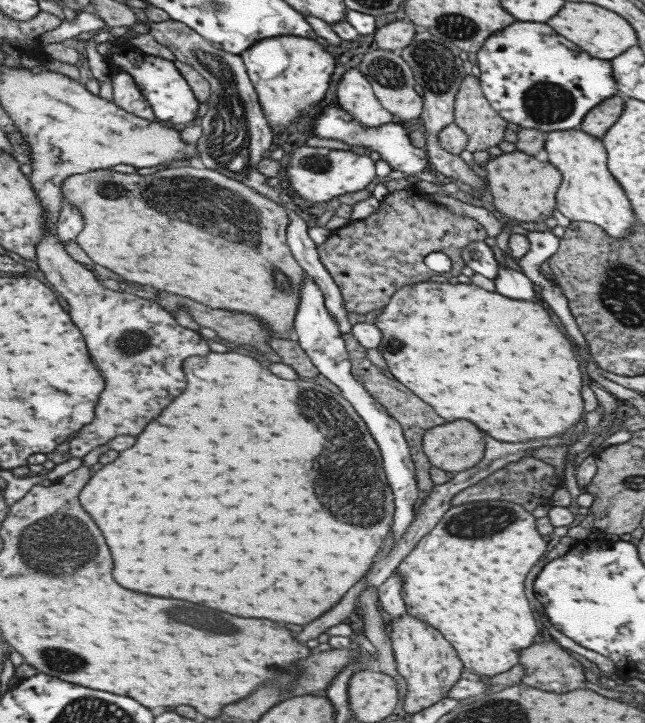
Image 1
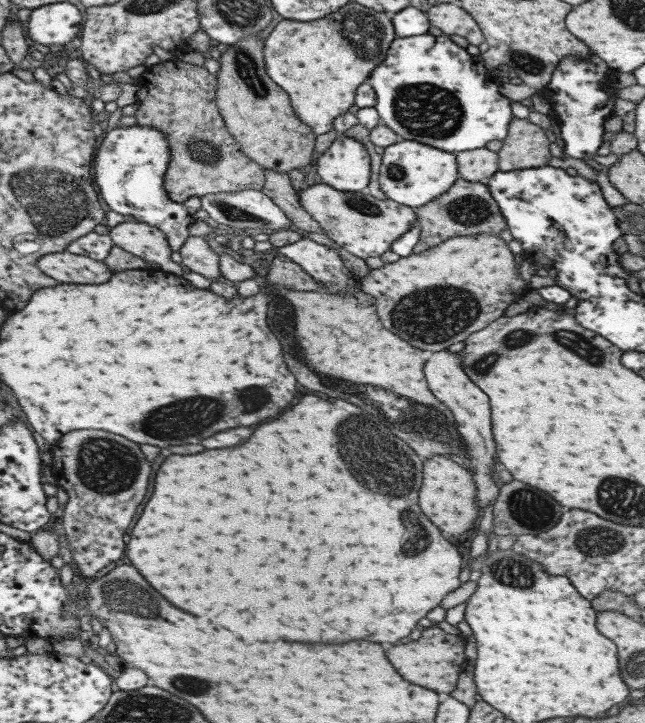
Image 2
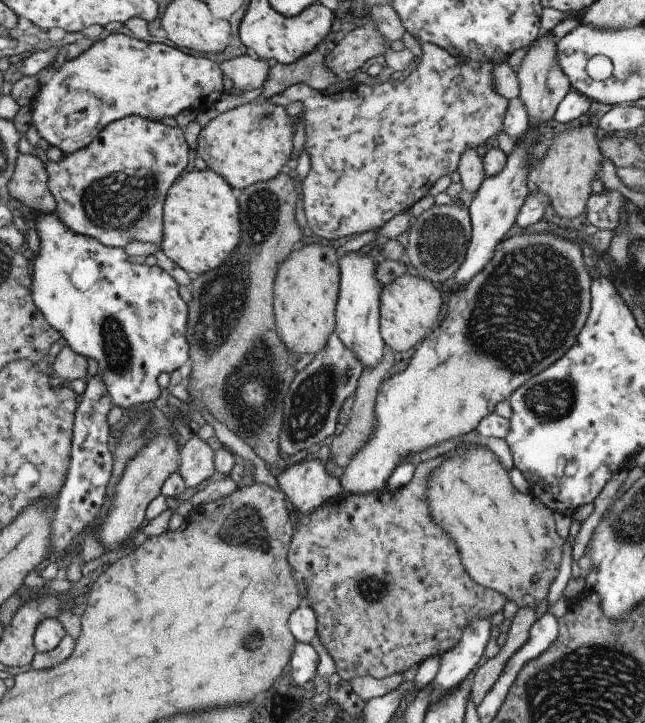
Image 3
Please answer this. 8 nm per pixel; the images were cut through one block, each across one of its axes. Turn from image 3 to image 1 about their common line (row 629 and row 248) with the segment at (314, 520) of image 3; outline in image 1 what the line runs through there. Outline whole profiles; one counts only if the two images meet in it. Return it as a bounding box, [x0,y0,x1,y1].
[316,184,485,314]

